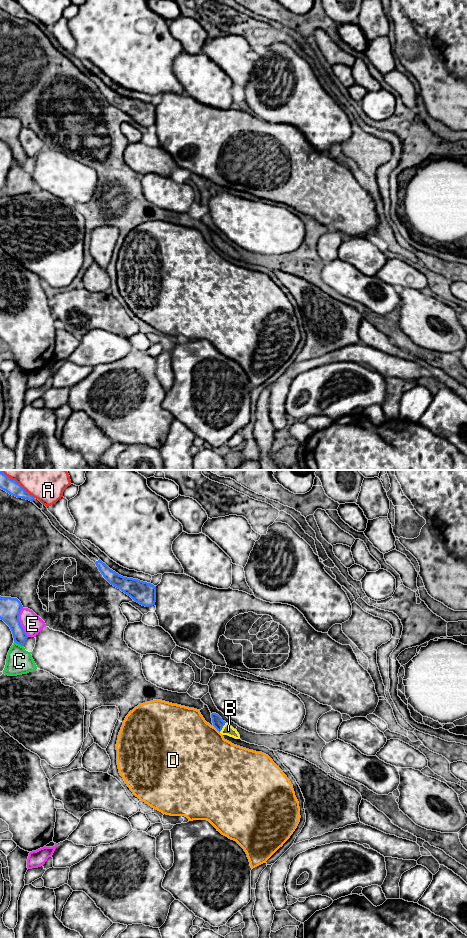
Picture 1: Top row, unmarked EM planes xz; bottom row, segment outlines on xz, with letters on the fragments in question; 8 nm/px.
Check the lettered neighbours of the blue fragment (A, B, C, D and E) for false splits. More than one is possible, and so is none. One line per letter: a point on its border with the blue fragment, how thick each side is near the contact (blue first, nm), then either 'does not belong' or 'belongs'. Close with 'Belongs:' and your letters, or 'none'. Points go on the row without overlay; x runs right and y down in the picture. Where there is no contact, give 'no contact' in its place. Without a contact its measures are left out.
A: xz (23, 9) | 110/200 nm | does not belong
B: xz (222, 247) | 90/80 nm | belongs
C: xz (19, 164) | 140/200 nm | does not belong
D: xz (216, 248) | 90/500 nm | does not belong
E: xz (19, 142) | 170/160 nm | does not belong
Belongs: B

